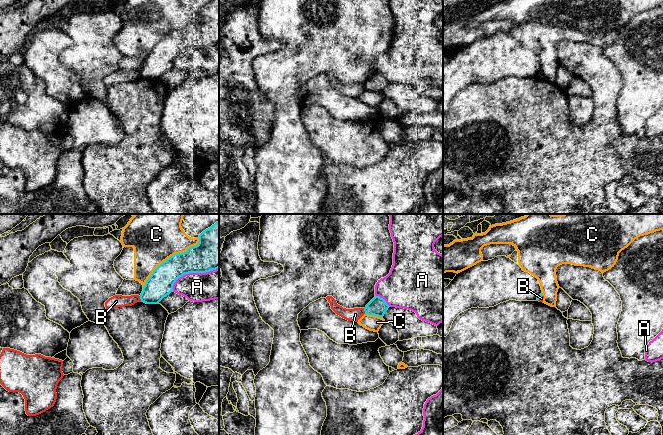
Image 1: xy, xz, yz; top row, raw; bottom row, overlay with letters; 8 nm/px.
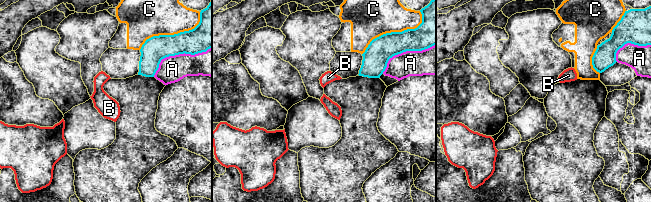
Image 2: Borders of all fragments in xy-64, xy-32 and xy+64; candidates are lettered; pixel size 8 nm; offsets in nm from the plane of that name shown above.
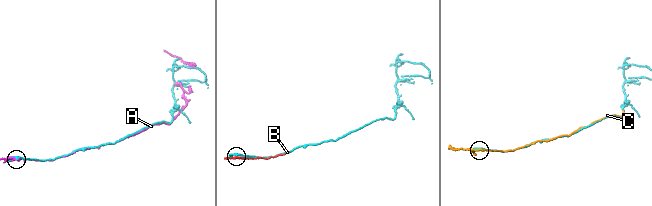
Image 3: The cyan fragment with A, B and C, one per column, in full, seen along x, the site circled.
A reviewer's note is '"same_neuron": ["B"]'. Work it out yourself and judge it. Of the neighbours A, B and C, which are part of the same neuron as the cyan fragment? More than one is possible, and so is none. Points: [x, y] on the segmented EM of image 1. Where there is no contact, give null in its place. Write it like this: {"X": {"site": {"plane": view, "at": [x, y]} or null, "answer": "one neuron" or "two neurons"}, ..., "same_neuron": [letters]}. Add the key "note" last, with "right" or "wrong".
{"A": {"site": {"plane": "xy", "at": [191, 272]}, "answer": "two neurons"}, "B": {"site": {"plane": "xy", "at": [140, 298]}, "answer": "two neurons"}, "C": {"site": {"plane": "xy", "at": [170, 257]}, "answer": "two neurons"}, "same_neuron": [], "note": "wrong"}

